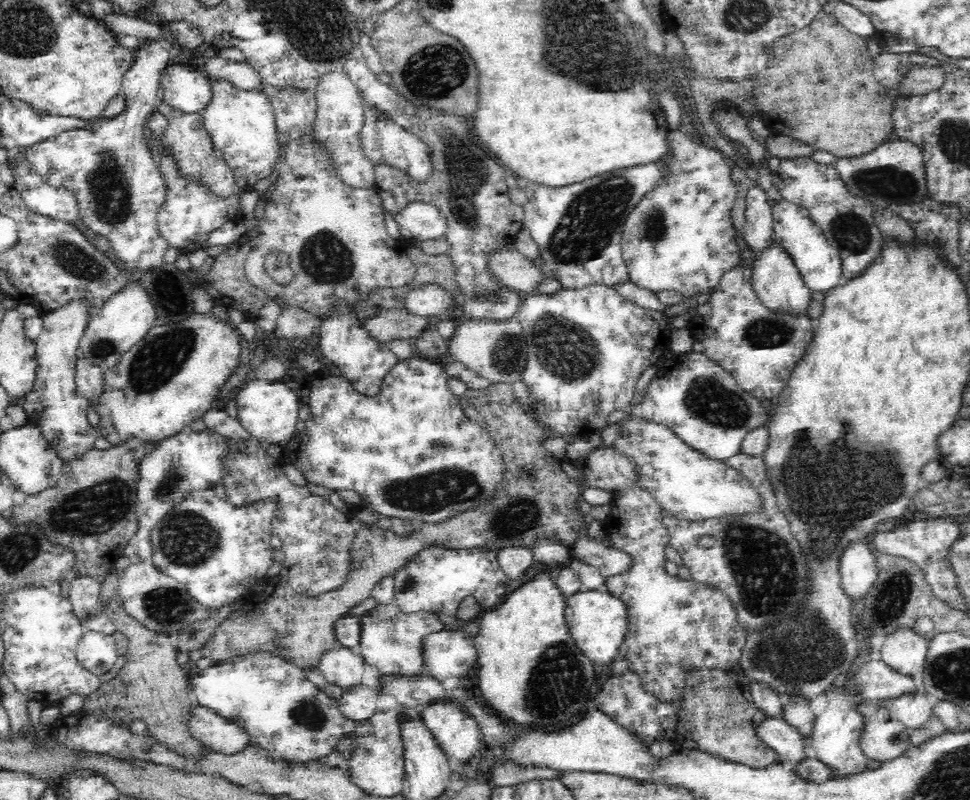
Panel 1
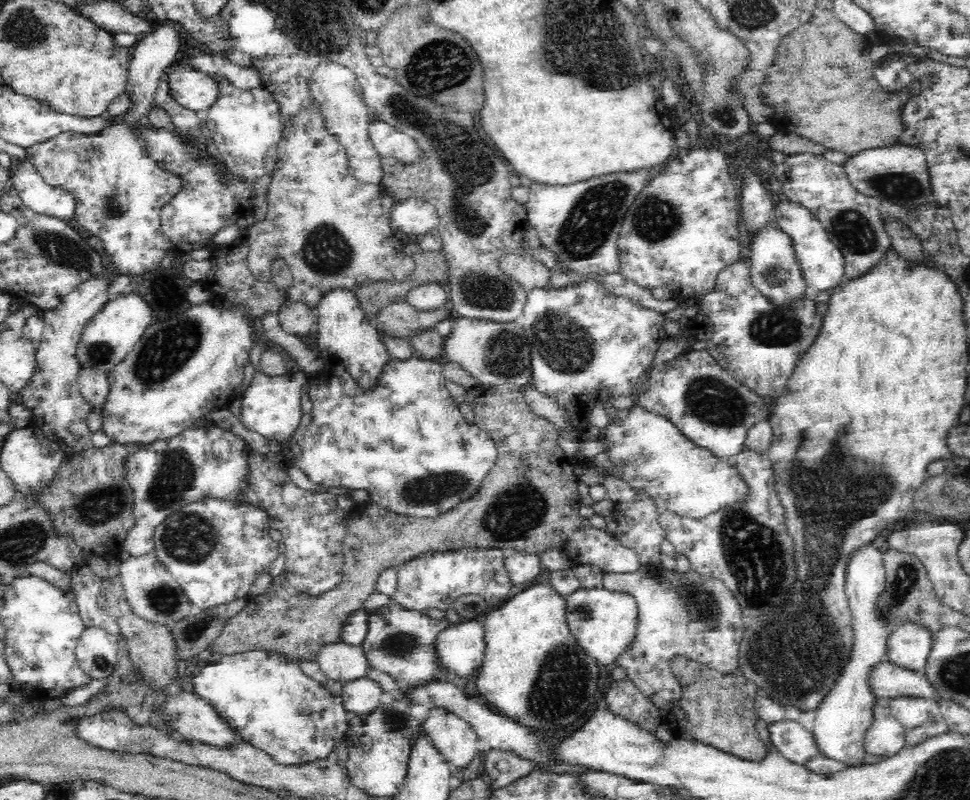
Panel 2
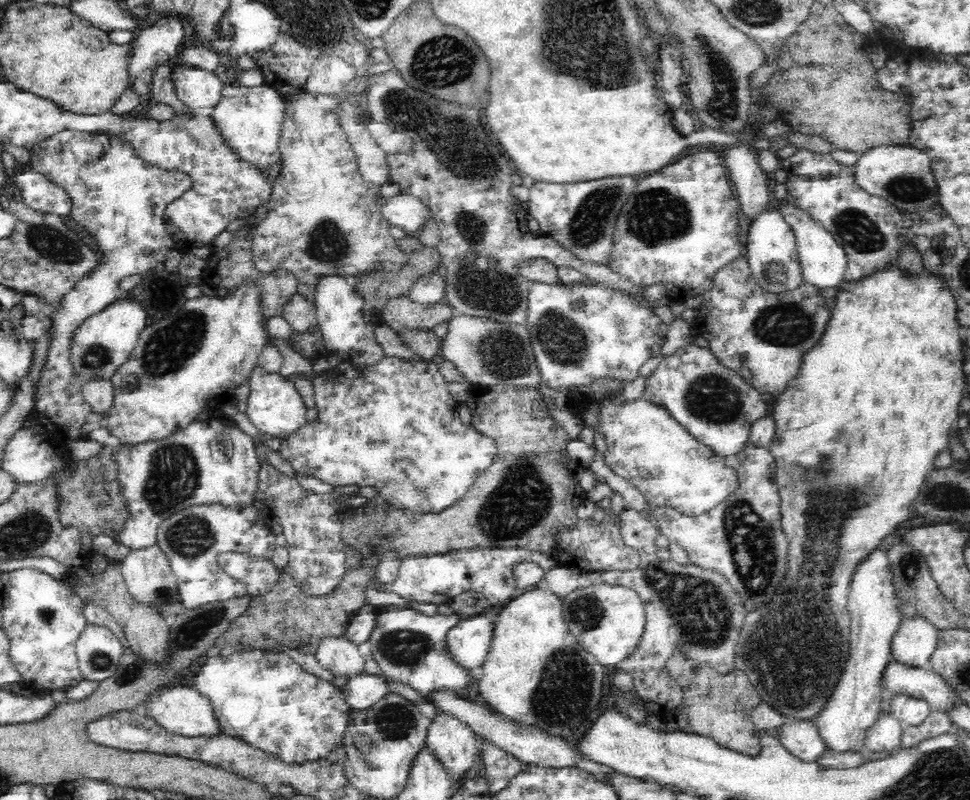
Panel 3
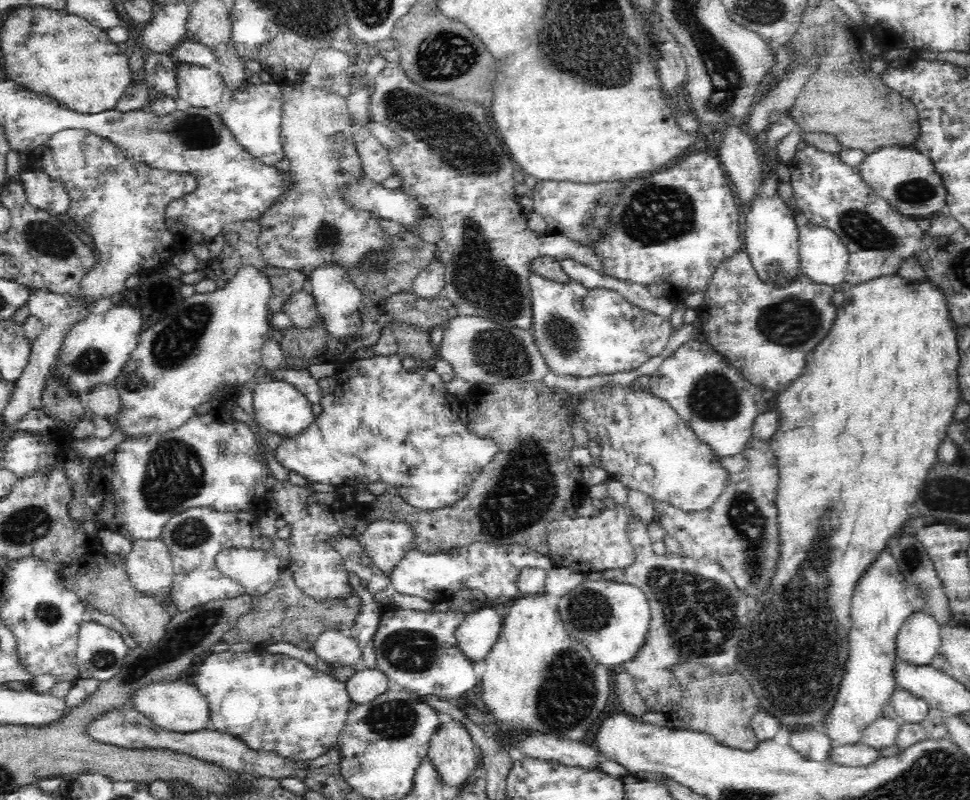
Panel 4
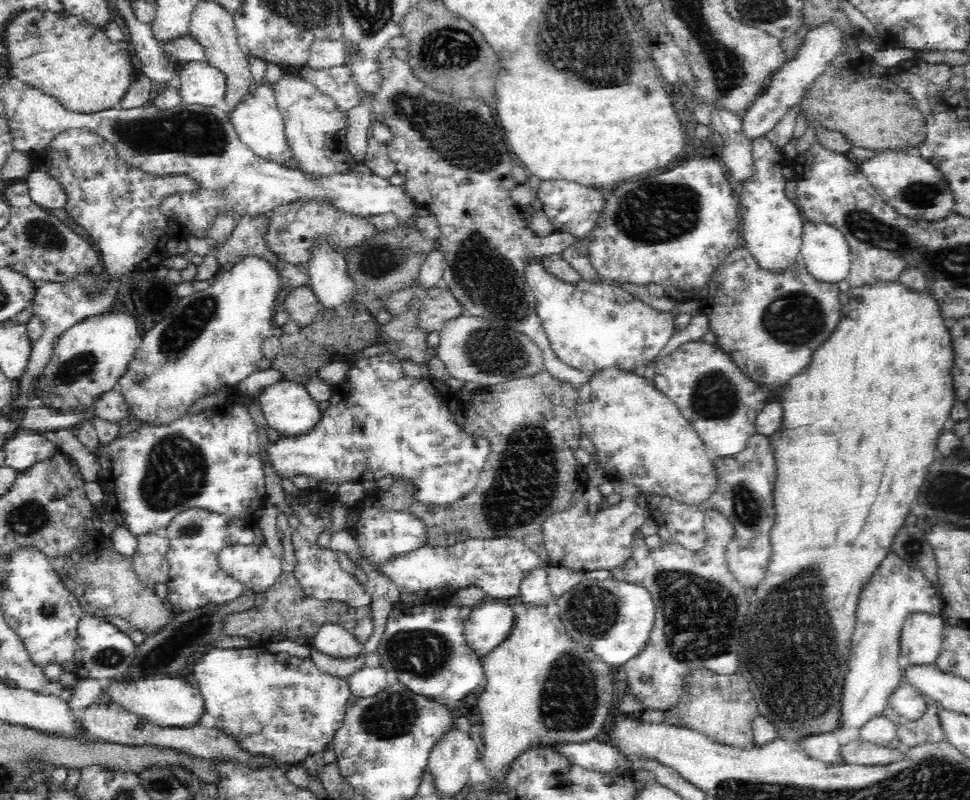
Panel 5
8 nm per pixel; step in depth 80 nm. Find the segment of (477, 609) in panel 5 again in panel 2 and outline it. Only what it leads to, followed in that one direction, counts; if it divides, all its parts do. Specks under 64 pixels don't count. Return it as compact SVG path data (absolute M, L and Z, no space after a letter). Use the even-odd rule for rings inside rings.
M484 618L460 620L460 624L442 630L434 645L438 659L449 668L449 673L460 677L473 675L482 667L486 652Z

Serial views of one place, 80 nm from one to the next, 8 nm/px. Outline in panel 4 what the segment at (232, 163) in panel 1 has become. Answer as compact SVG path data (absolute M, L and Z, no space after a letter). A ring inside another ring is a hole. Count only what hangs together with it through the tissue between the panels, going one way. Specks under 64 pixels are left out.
M251 82L244 88L240 88L234 96L230 96L228 108L220 111L220 117L224 119L224 123L236 137L236 141L246 147L254 158L262 163L270 163L270 165L278 164L280 160L286 158L286 151L282 147L280 97L281 90L276 83Z

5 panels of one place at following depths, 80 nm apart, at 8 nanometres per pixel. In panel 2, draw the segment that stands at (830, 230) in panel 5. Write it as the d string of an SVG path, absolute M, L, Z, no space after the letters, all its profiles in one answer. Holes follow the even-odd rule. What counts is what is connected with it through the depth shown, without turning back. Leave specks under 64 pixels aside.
M783 198L775 203L772 216L794 241L796 258L800 263L806 287L814 286L818 290L830 292L843 282L845 260L842 250L832 242L822 223L807 208Z

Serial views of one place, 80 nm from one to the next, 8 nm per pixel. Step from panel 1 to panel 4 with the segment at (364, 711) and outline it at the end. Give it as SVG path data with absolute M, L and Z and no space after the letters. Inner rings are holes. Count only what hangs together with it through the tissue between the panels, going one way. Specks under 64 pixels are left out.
M359 667L346 682L350 700L358 703L370 702L388 688L388 675L376 668Z

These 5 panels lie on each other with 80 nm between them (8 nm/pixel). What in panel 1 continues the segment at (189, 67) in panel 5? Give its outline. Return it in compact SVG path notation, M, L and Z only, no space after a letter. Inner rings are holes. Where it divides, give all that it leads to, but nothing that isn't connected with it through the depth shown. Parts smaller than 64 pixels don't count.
M184 64L168 66L160 84L161 99L182 112L202 113L212 102L212 81L200 72L186 70Z

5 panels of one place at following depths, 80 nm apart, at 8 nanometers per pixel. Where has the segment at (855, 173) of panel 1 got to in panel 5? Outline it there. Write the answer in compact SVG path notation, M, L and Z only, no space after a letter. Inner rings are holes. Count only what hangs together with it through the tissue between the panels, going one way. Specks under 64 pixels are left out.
M902 150L878 151L861 164L865 178L898 214L912 220L940 221L954 214L954 193L937 166Z

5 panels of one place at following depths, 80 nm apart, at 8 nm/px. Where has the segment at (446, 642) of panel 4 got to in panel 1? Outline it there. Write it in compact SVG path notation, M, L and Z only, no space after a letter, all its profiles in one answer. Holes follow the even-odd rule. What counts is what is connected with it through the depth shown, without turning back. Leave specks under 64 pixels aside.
M394 602L378 604L372 610L360 616L362 638L360 653L368 665L376 667L379 674L396 678L418 677L427 674L425 664L425 638L428 634L448 628L438 615L424 611L405 613Z

